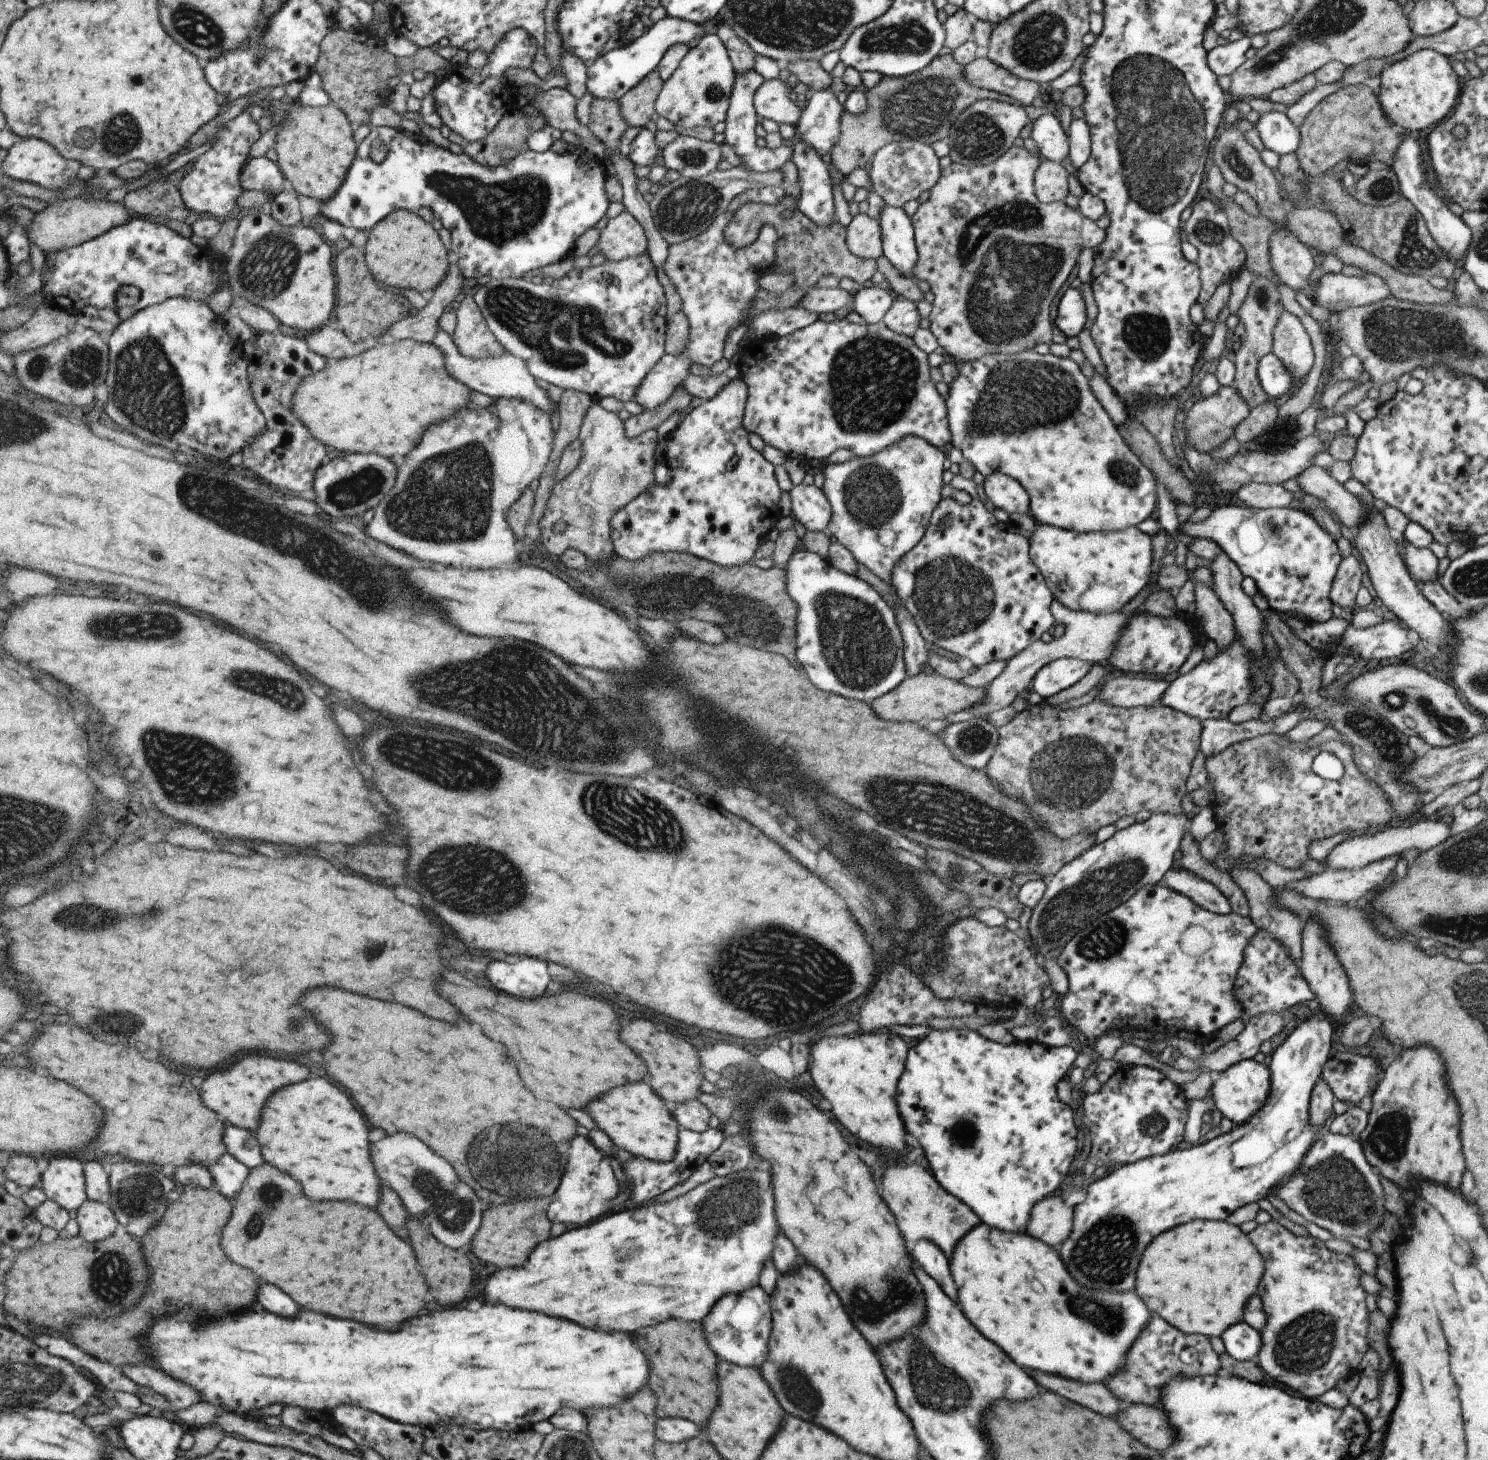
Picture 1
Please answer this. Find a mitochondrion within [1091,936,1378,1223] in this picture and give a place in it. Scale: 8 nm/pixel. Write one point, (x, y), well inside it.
(1153, 1124)

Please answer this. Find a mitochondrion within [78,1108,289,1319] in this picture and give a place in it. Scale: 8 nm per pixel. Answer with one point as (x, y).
(115, 1280)

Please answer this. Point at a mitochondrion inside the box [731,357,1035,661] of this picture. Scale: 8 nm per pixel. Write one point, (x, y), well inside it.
(952, 596)

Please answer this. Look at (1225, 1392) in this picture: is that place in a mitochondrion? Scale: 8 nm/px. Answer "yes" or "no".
no

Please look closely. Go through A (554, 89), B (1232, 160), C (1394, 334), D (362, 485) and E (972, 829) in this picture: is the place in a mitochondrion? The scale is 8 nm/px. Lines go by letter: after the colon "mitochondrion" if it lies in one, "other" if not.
A: other
B: mitochondrion
C: mitochondrion
D: mitochondrion
E: mitochondrion

